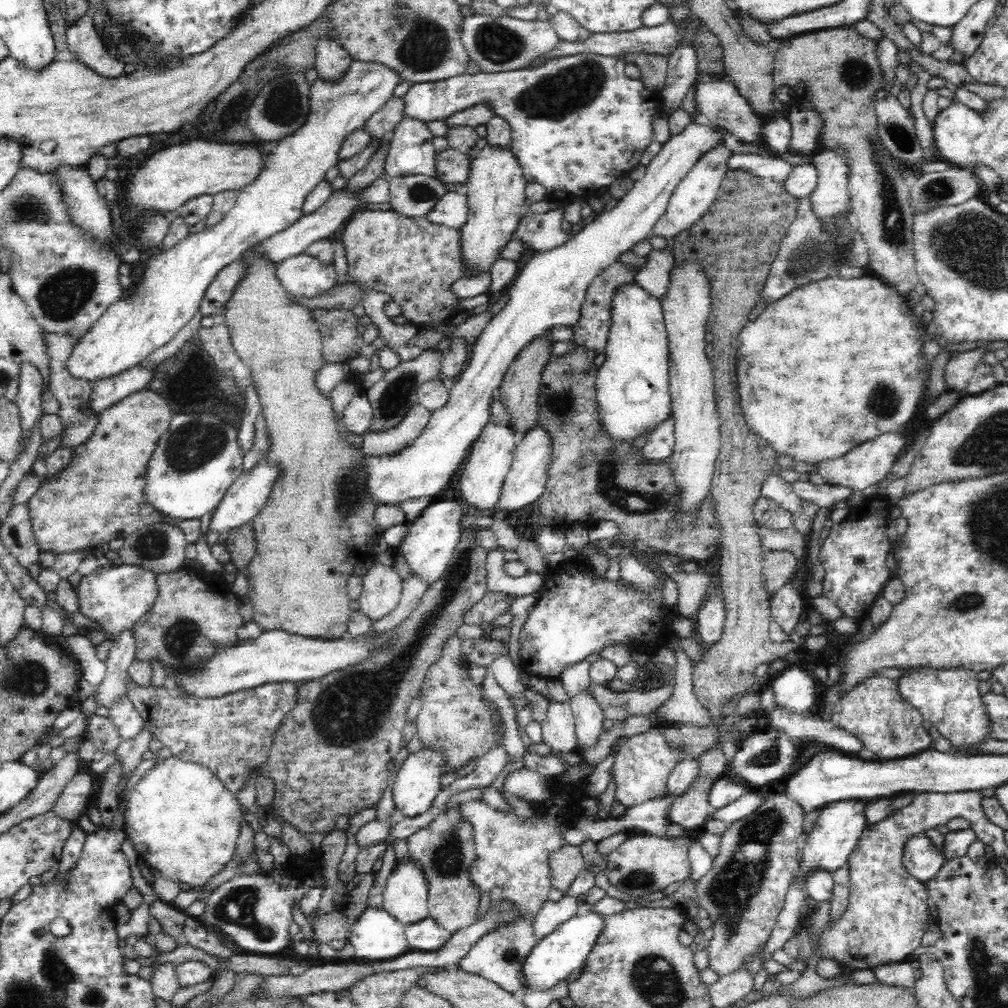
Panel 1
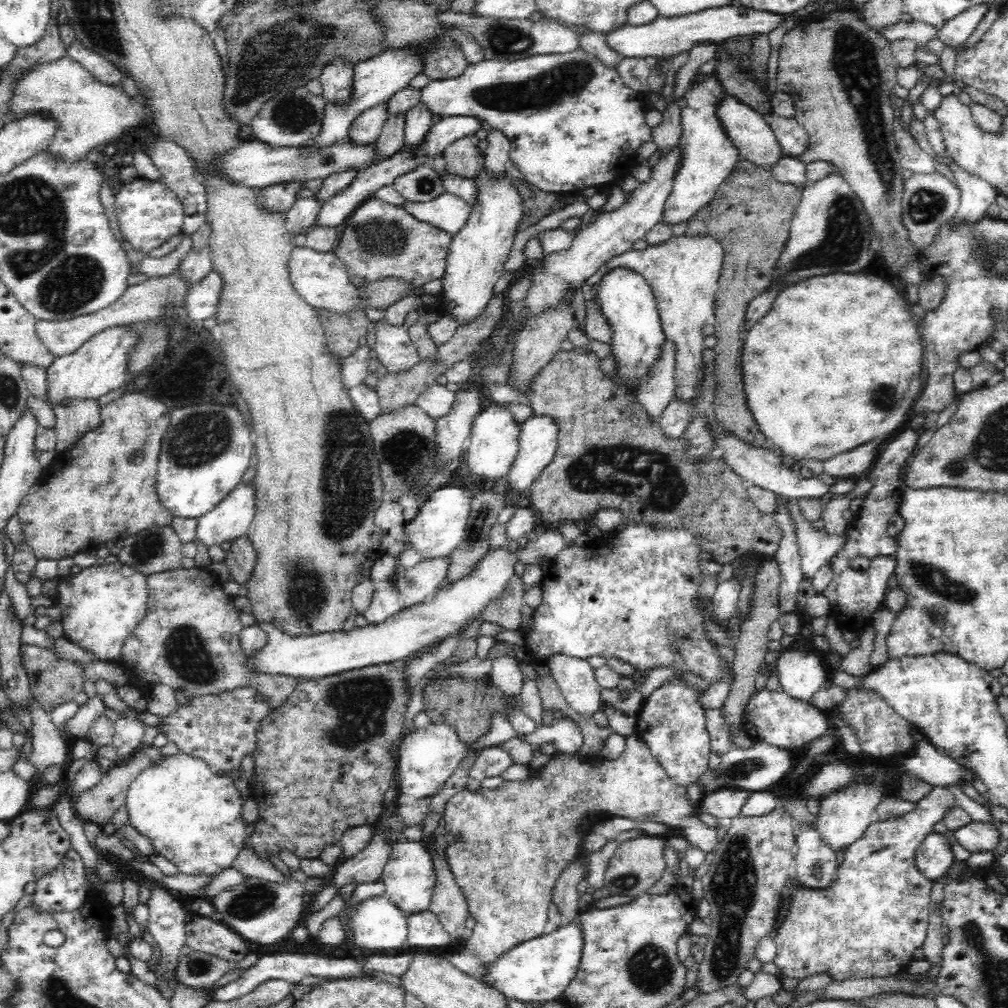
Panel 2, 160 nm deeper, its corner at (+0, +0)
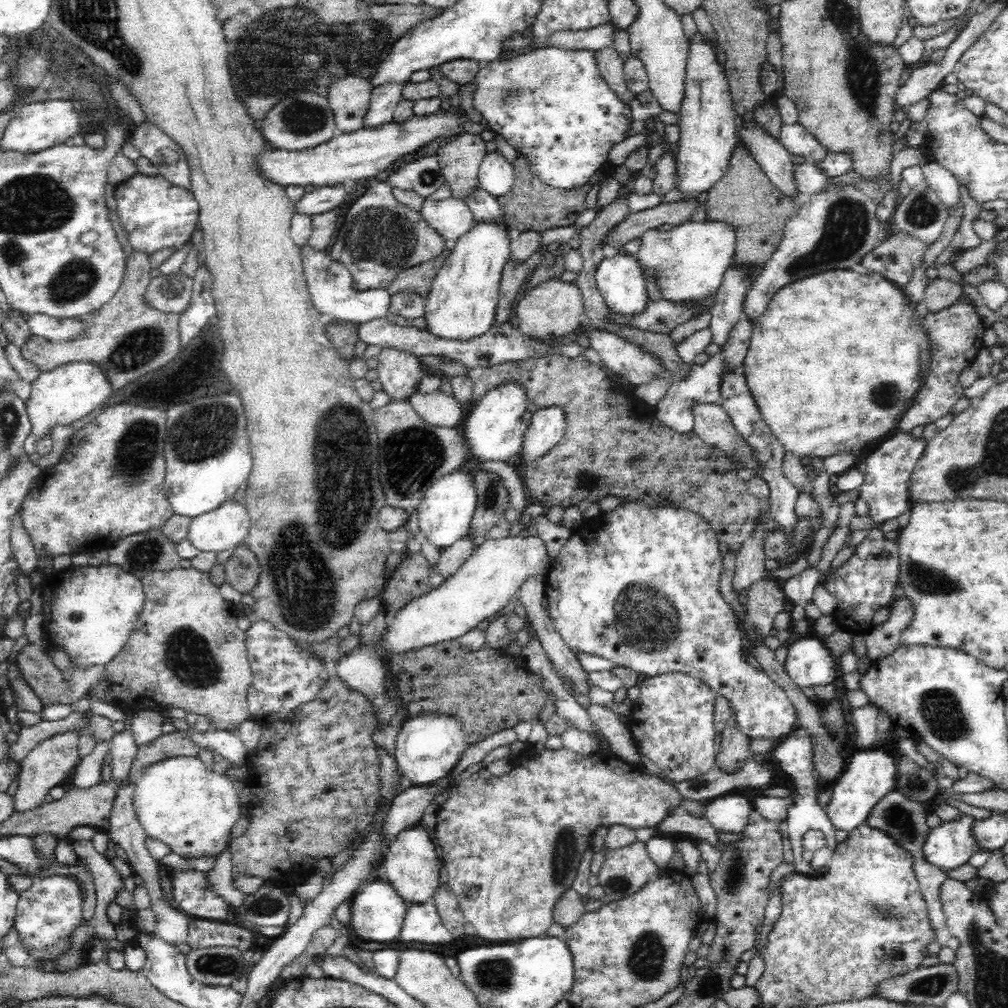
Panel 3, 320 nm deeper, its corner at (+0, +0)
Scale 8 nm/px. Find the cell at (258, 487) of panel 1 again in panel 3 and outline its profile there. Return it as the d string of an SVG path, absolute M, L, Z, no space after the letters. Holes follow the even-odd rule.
M234 500L191 519L186 538L198 552L233 551L244 542L252 519L246 507Z

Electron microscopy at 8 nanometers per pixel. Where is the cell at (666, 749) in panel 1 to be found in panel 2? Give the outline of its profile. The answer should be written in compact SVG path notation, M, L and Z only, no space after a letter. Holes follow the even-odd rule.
M634 732L631 735L625 737L625 749L622 754L613 760L595 757L584 759L578 753L566 754L564 752L555 752L551 756L551 760L544 765L540 770L529 769L528 776L524 780L504 780L498 787L495 788L476 788L476 790L470 790L468 787L454 794L448 802L446 802L445 810L443 812L444 819L444 833L451 834L454 839L446 848L446 857L448 866L451 867L452 875L456 879L456 884L463 891L464 898L467 898L467 906L469 915L471 915L476 921L476 926L472 931L472 938L466 942L466 950L472 952L472 954L458 954L458 956L452 956L448 952L447 958L451 964L463 971L466 975L470 975L471 978L480 979L487 973L487 968L496 957L503 956L508 950L515 948L521 943L532 940L532 938L539 938L549 931L548 926L548 909L551 903L552 893L557 878L560 878L561 871L565 869L578 855L582 855L582 843L584 837L588 834L591 826L596 824L599 820L608 817L624 817L636 822L660 822L665 824L667 828L681 828L683 830L683 837L689 842L690 847L694 847L703 850L705 853L715 850L718 841L716 841L716 828L709 827L704 822L698 819L699 803L690 802L687 798L687 787L678 786L660 766L660 763L656 761L651 755L651 751L648 750L646 743L639 735Z

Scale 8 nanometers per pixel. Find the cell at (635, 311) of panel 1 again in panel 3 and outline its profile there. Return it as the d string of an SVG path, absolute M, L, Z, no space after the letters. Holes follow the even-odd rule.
M623 250L607 252L594 270L594 278L599 295L603 297L609 310L613 313L634 316L642 313L648 302L646 282L643 277L644 270L635 255Z

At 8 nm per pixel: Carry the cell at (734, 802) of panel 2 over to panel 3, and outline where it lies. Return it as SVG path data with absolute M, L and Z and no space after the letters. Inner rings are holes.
M727 794L705 804L705 817L718 834L738 834L748 824L753 811L753 801L743 795Z

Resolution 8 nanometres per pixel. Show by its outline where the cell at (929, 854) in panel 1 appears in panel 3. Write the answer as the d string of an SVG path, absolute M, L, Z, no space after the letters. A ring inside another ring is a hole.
M960 812L954 820L931 829L923 846L925 860L950 871L968 864L972 854L982 851L973 835L976 821L979 818Z

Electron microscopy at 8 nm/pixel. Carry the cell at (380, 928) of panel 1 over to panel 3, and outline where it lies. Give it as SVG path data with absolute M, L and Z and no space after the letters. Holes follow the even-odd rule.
M385 875L374 878L358 890L351 899L352 928L354 932L368 942L392 942L398 938L407 912L404 899L398 896L396 890L389 884Z

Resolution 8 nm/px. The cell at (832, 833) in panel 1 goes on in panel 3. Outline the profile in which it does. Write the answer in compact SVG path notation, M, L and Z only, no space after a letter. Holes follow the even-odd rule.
M874 745L866 752L852 756L848 768L839 776L832 790L830 802L824 806L832 821L834 829L847 830L849 833L866 820L872 806L884 798L888 792L895 790L897 762L884 745Z

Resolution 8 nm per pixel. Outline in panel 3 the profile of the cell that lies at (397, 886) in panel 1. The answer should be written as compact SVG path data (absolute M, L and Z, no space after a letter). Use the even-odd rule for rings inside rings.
M416 822L394 836L394 840L386 848L383 875L387 877L398 896L404 899L406 907L426 903L437 891L441 864L436 857L436 843L431 838L431 833L430 828Z

